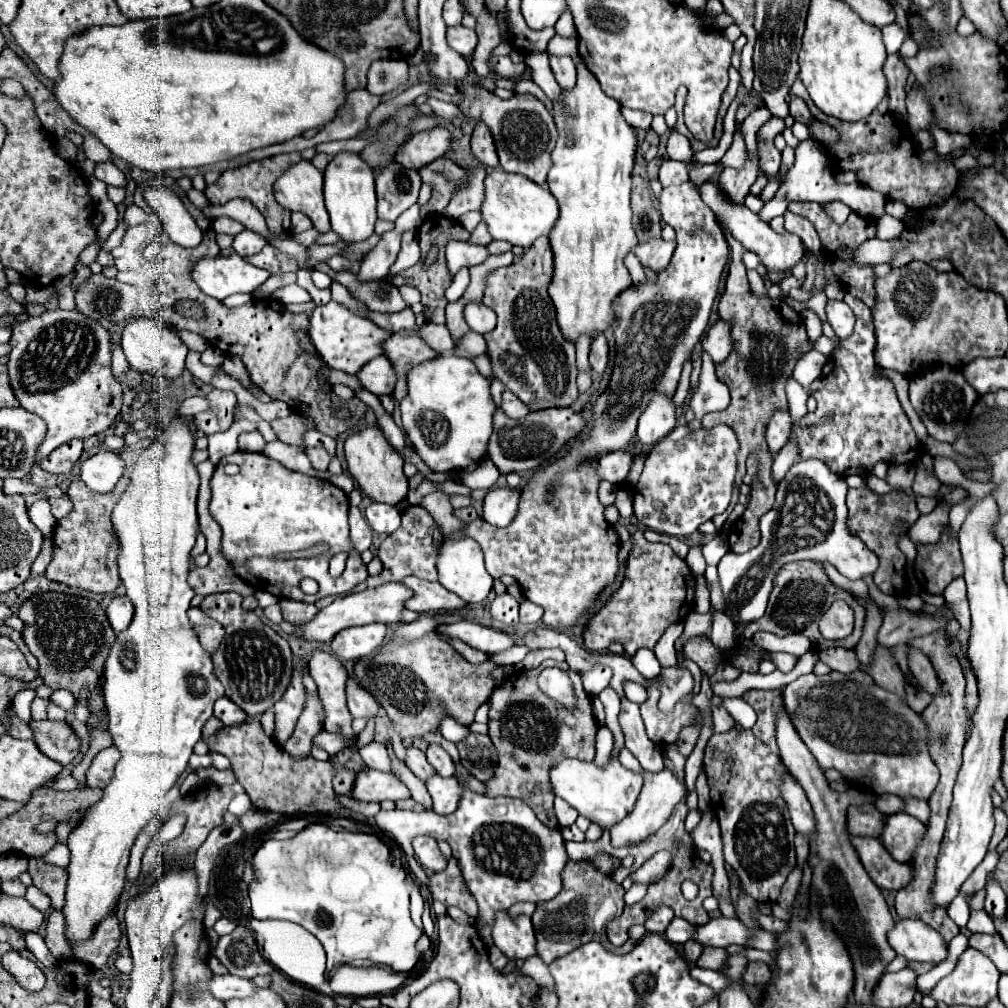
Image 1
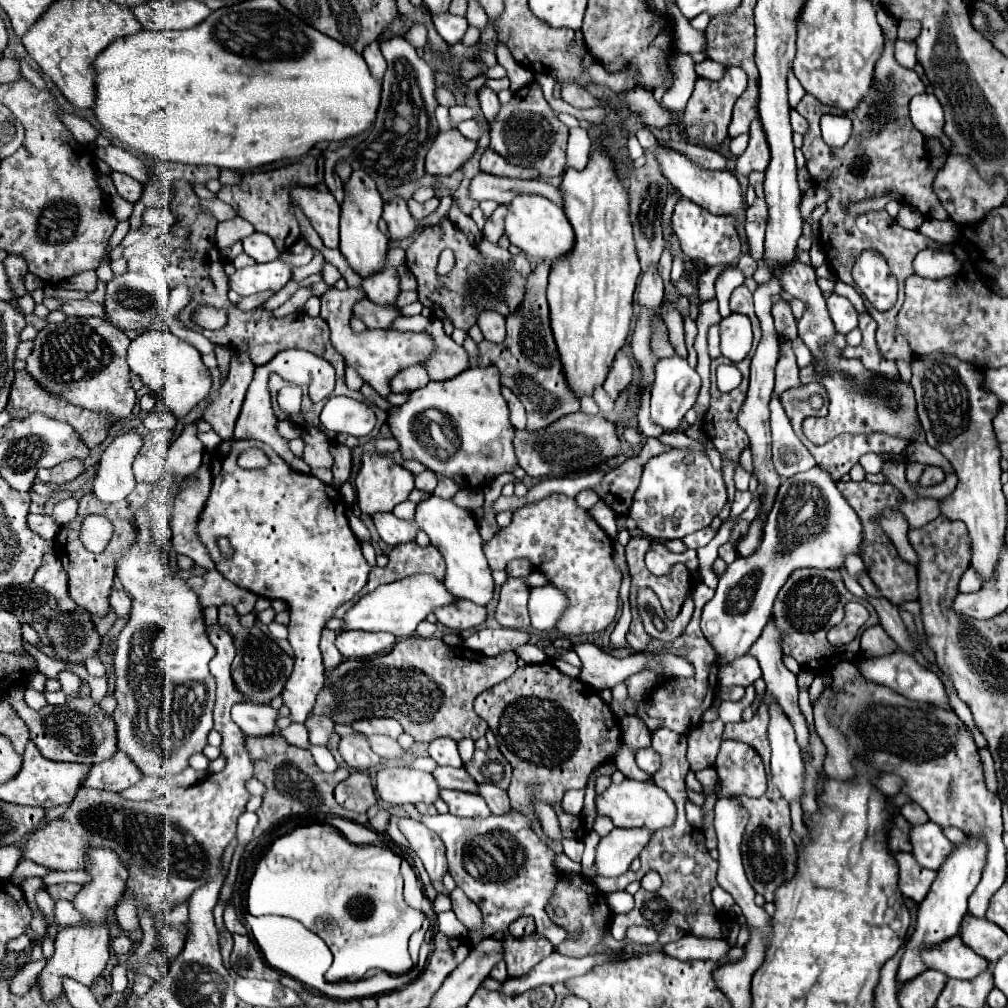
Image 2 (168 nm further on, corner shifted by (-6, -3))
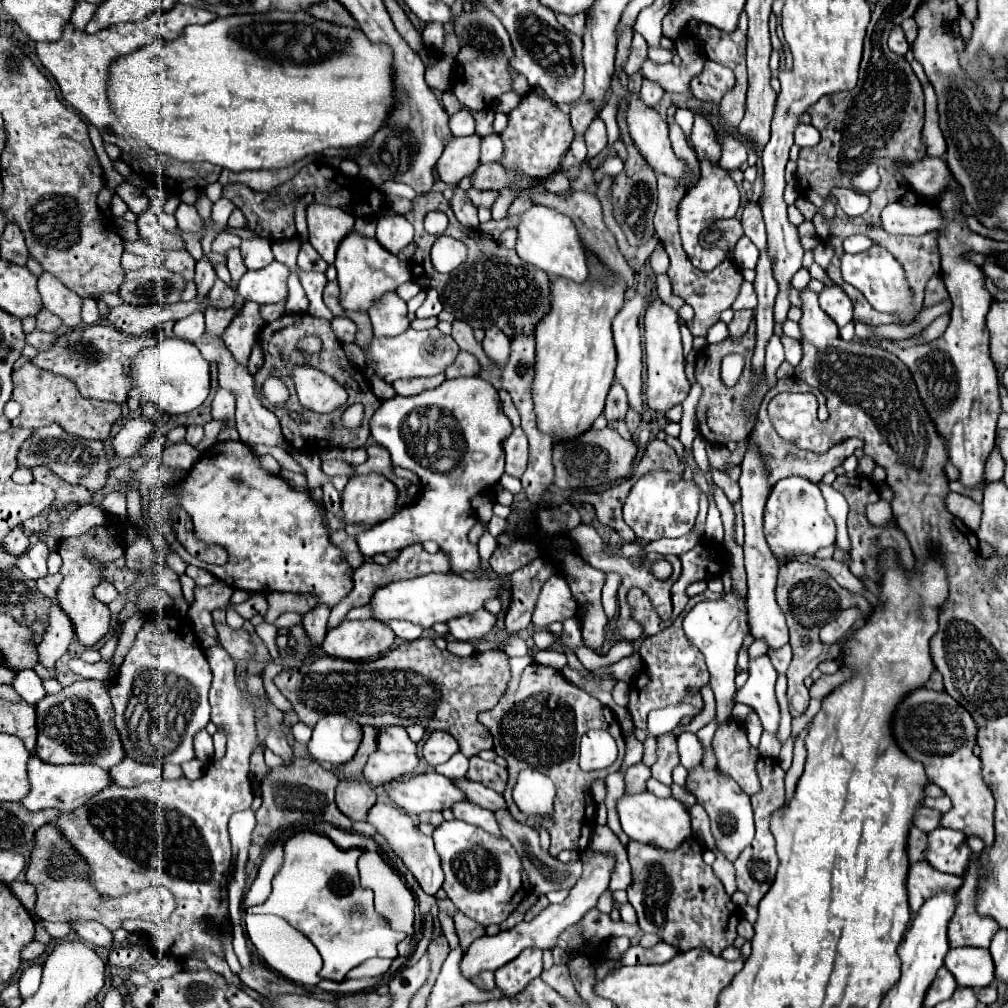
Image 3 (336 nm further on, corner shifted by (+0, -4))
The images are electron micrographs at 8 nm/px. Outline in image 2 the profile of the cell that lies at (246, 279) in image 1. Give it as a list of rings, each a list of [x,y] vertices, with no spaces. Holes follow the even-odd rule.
[[[274,260],[266,264],[254,264],[242,270],[236,270],[230,276],[230,288],[240,296],[250,296],[258,292],[278,292],[290,280],[292,270],[284,260]]]

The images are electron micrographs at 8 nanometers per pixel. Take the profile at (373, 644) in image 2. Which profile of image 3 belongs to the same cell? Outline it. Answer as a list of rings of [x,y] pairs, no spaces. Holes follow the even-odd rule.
[[[376,619],[342,621],[338,627],[328,631],[322,649],[330,657],[350,661],[378,659],[392,649],[394,639],[394,631],[384,623],[376,623]]]

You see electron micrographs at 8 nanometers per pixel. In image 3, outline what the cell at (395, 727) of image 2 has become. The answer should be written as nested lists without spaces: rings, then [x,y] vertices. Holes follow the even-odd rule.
[[[380,727],[376,733],[376,745],[380,751],[404,751],[404,753],[416,753],[416,743],[410,741],[404,727]]]

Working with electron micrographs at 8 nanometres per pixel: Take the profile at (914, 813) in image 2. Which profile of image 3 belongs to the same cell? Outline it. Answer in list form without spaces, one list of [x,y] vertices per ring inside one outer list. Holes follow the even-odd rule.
[[[920,807],[920,809],[914,813],[912,823],[914,823],[920,831],[928,833],[928,831],[932,831],[932,829],[936,829],[936,827],[940,825],[940,813],[938,813],[938,811],[934,811],[934,809]]]

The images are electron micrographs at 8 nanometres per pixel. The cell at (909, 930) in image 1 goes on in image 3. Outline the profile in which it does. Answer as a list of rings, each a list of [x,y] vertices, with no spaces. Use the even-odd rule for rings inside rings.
[[[958,947],[950,949],[944,959],[946,969],[954,975],[960,987],[986,987],[994,981],[994,967],[988,949]]]

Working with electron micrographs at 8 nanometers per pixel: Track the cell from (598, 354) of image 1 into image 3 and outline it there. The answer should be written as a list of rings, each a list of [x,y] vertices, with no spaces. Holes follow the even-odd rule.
[[[614,379],[608,397],[606,397],[606,407],[604,407],[604,415],[608,421],[612,419],[624,419],[628,409],[628,399],[626,399],[626,391],[624,387],[620,387],[620,383]]]

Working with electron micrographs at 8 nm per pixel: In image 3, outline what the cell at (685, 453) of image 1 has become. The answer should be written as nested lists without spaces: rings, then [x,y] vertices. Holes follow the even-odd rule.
[[[650,471],[642,475],[636,485],[632,487],[626,503],[624,503],[624,521],[636,533],[642,543],[650,543],[662,537],[682,537],[692,531],[698,515],[700,503],[700,489],[686,481],[682,473],[672,471]]]

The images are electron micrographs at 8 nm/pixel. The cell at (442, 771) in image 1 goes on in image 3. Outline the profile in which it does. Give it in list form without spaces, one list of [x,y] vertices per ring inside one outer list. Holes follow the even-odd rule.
[[[434,731],[434,733],[428,737],[428,741],[424,743],[424,759],[426,759],[432,767],[448,761],[456,751],[458,751],[456,739],[452,739],[452,737],[450,737],[448,733],[444,733],[444,731]]]

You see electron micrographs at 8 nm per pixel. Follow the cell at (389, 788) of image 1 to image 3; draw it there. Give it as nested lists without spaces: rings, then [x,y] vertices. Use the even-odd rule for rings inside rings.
[[[412,773],[398,777],[390,783],[384,783],[384,791],[388,799],[404,809],[408,815],[418,815],[422,811],[442,811],[452,803],[466,799],[460,797],[454,783],[440,773]]]

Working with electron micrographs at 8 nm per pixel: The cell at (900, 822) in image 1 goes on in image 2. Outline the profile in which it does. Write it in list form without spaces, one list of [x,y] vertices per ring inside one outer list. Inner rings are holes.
[[[926,822],[922,826],[914,826],[912,834],[912,854],[916,856],[918,864],[930,870],[938,870],[942,862],[946,860],[946,854],[954,850],[954,844],[942,834],[942,828],[934,822]]]

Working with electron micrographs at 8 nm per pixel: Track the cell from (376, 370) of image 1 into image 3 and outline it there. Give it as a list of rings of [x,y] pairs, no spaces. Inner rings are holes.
[[[436,375],[436,377],[412,377],[412,379],[398,379],[392,383],[394,391],[398,395],[418,395],[422,391],[434,389],[444,381],[444,375]]]

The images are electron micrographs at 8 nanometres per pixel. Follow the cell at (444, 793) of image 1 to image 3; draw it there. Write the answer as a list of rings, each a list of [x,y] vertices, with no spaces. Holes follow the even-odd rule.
[[[470,801],[454,803],[450,809],[452,809],[456,819],[462,819],[462,821],[472,823],[476,827],[484,827],[484,831],[488,831],[488,833],[500,835],[500,829],[498,829],[498,823],[496,823],[492,811],[488,811],[488,809],[480,807],[480,805],[474,805]]]

